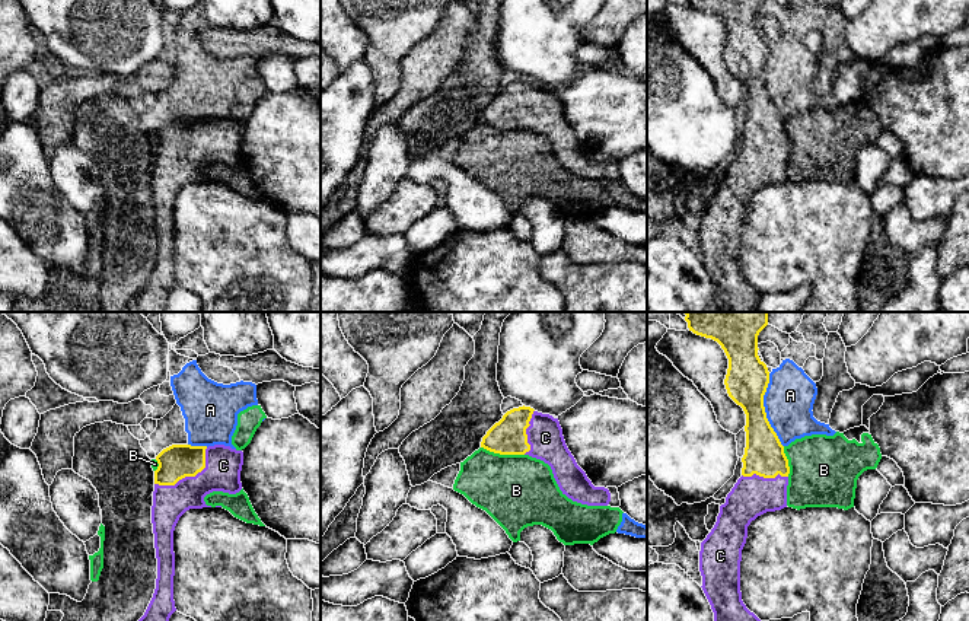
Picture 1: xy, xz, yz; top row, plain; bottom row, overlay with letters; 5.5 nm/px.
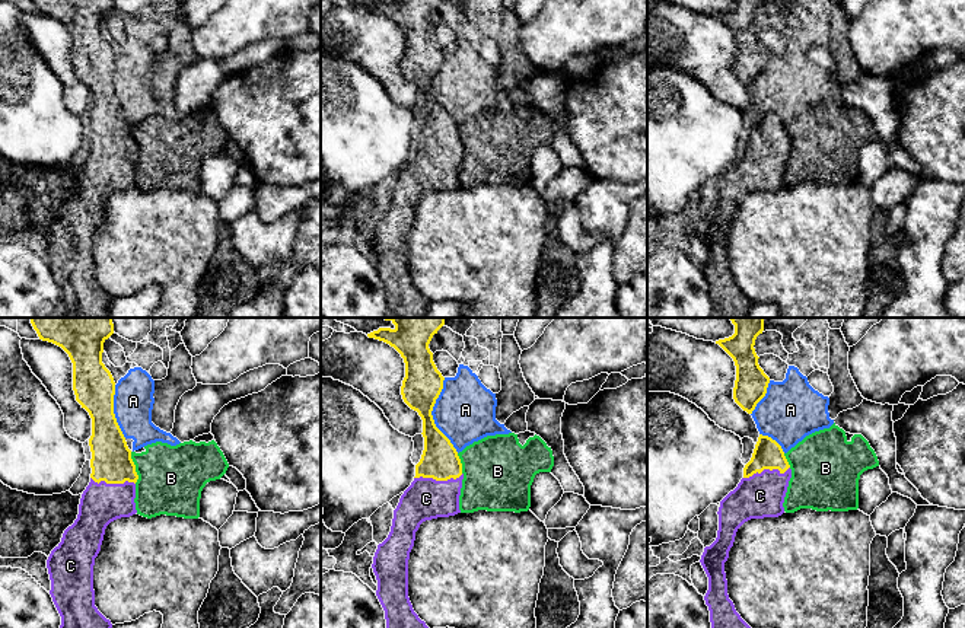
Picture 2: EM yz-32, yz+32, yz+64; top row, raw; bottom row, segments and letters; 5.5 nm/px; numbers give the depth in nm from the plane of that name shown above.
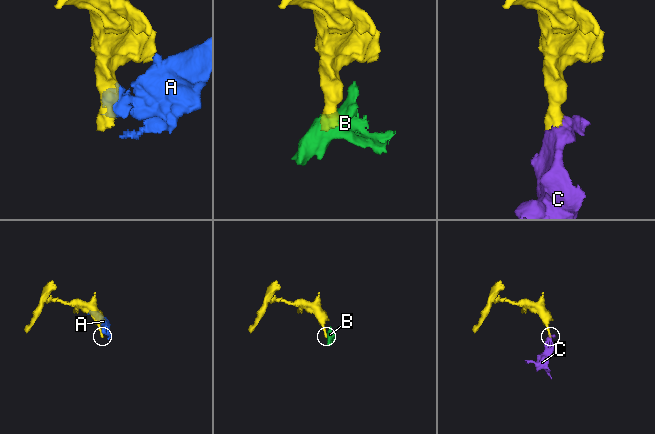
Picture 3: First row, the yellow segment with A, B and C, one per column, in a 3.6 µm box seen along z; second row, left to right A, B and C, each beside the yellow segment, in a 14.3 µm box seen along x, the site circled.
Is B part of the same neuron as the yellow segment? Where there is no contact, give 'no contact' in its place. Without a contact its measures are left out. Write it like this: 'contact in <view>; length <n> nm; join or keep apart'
contact in xz; length 240 nm; keep apart

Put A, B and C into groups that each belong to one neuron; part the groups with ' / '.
A B / C

